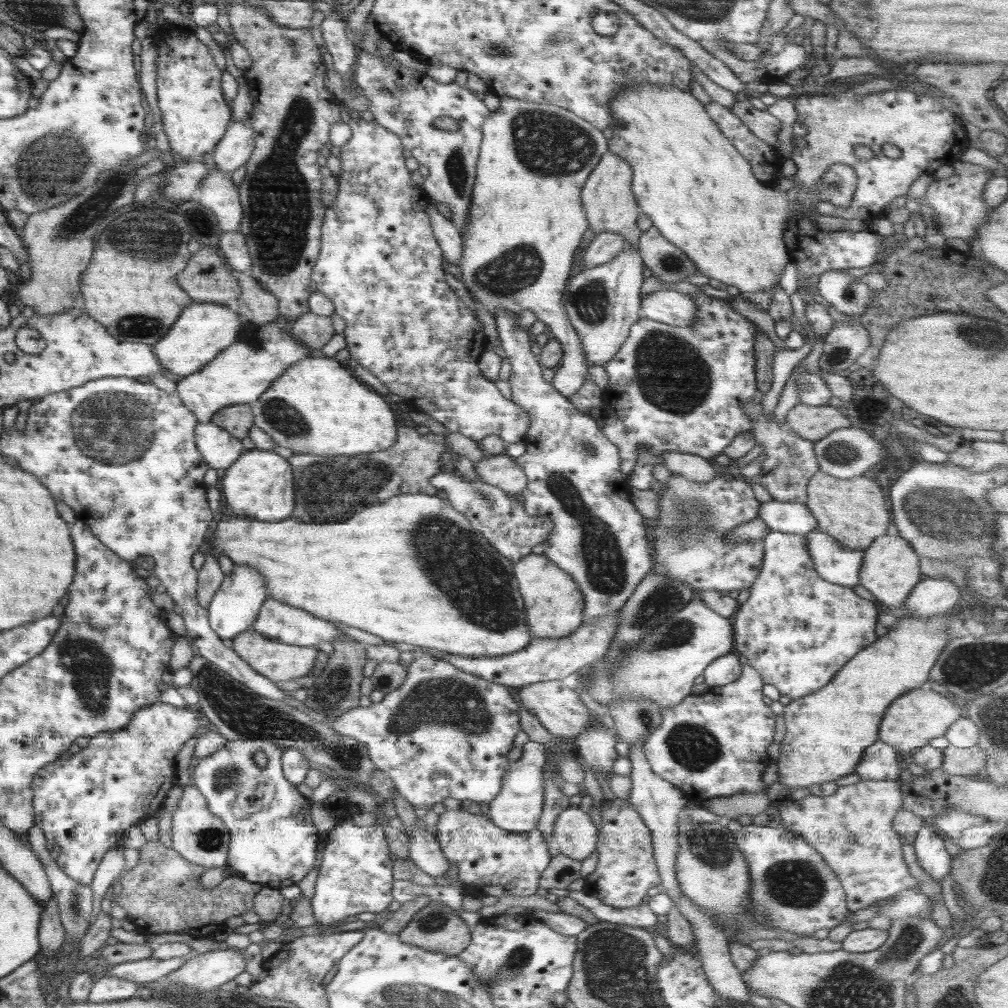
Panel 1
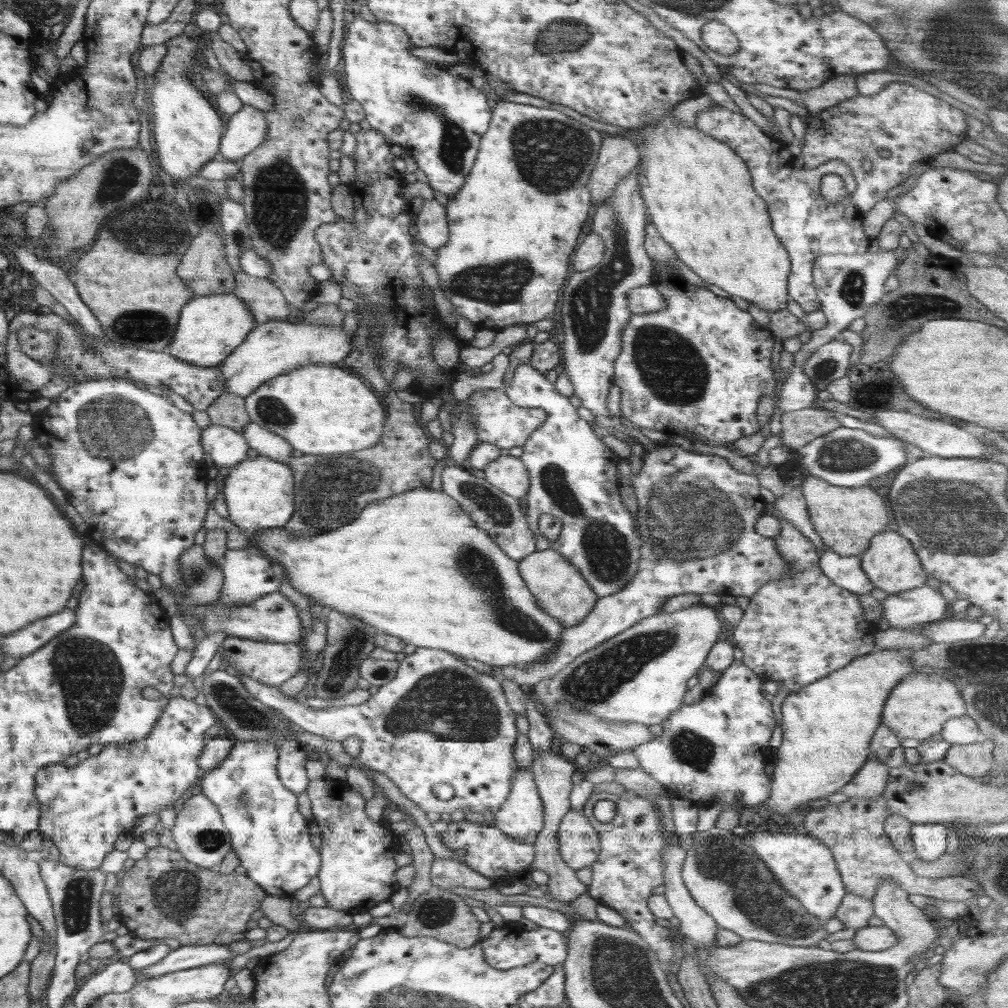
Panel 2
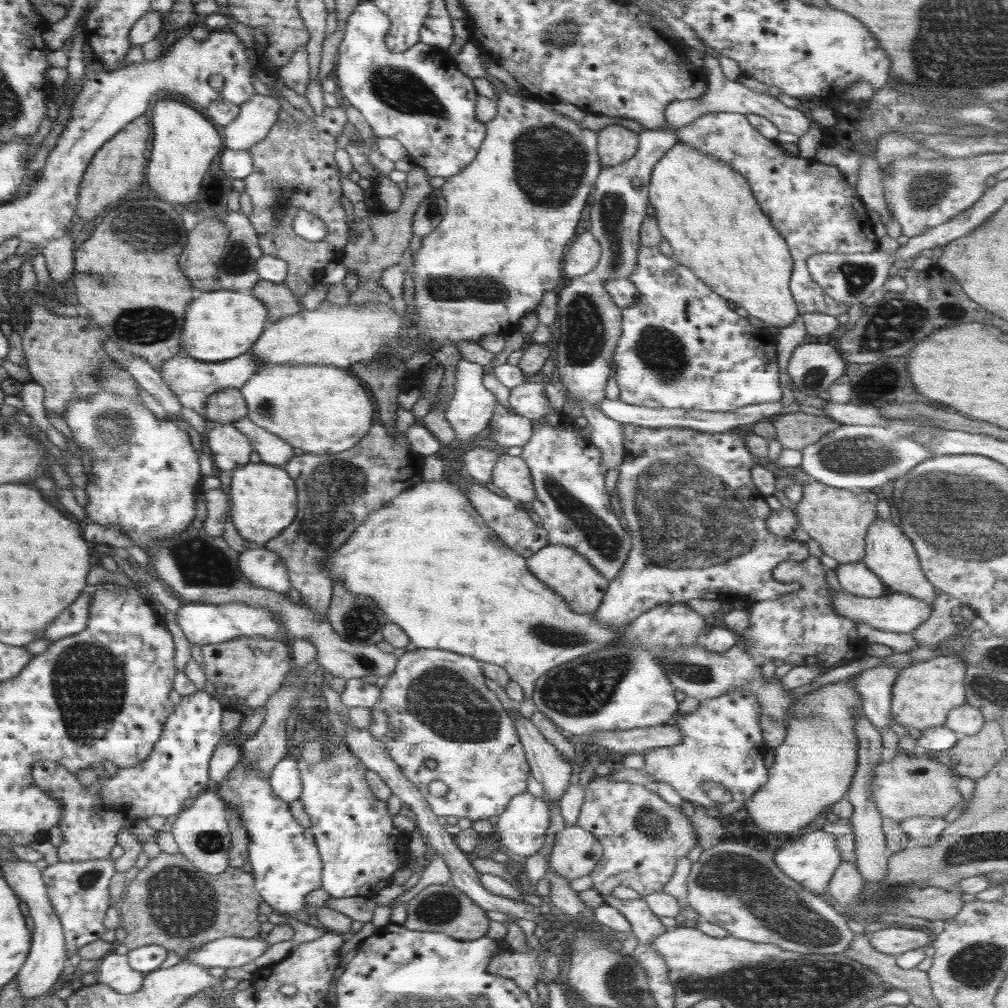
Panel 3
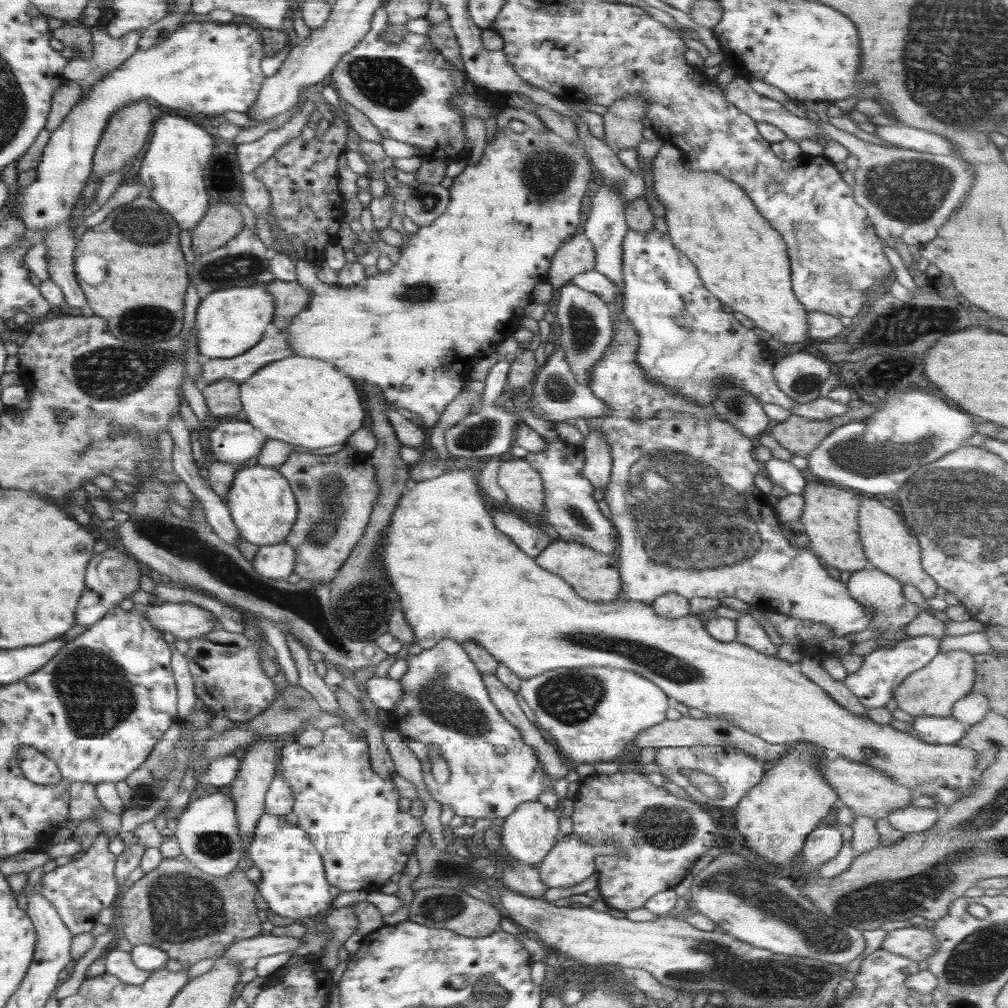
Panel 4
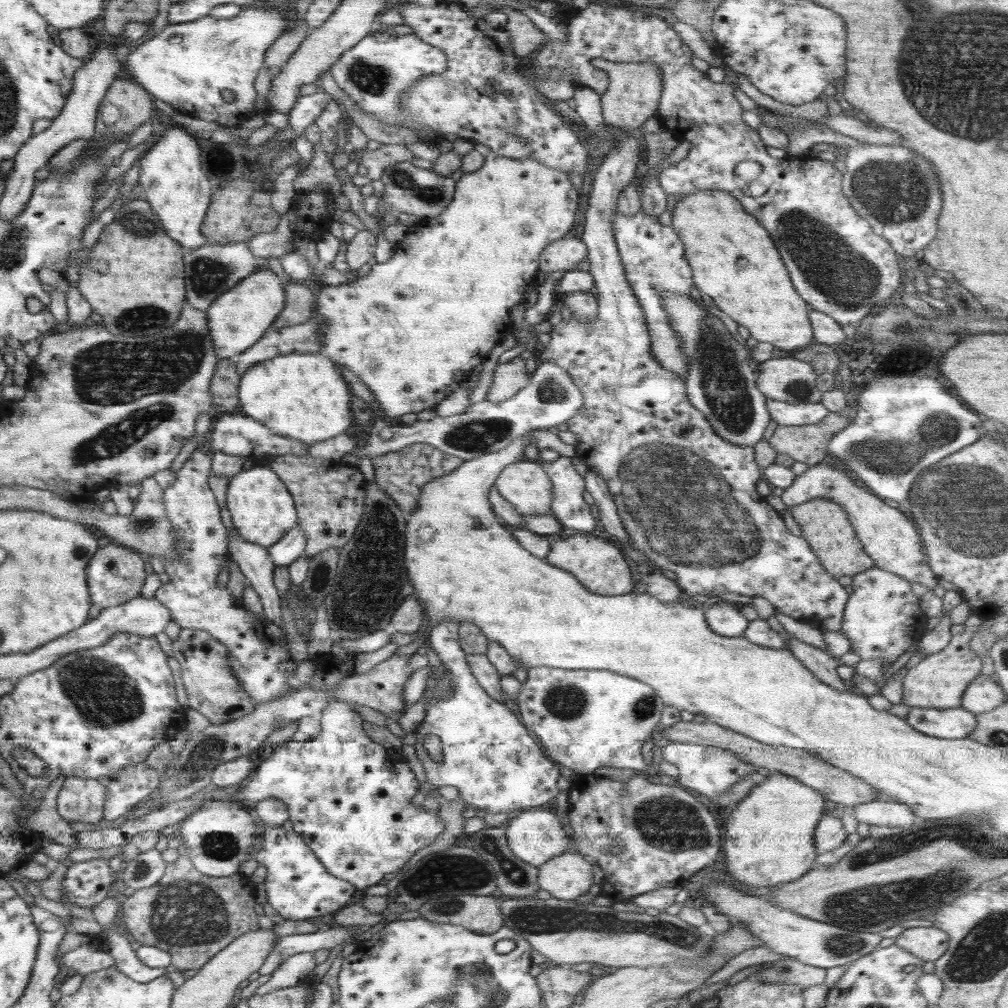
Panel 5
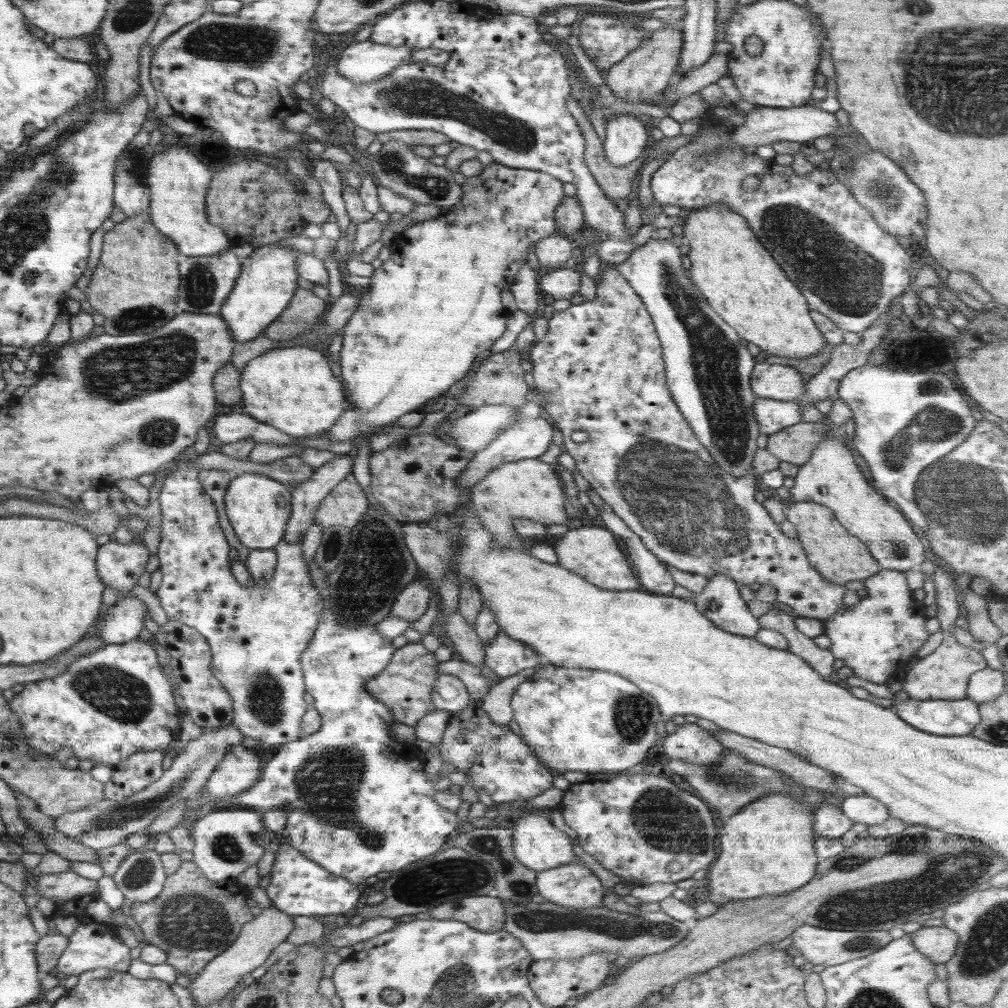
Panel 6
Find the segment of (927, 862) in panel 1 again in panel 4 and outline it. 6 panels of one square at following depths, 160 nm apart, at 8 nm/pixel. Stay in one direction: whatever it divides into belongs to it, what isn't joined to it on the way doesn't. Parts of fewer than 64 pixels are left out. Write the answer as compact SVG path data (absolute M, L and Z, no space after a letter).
M910 804L904 808L892 810L886 820L893 828L905 834L920 833L932 829L938 821L941 811L932 807L915 807Z

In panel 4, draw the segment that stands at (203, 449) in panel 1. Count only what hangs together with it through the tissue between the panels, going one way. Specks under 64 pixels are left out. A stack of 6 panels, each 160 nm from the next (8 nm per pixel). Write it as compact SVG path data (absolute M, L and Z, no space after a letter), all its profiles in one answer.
M242 416L225 418L210 432L210 458L240 468L245 460L260 454L268 439Z

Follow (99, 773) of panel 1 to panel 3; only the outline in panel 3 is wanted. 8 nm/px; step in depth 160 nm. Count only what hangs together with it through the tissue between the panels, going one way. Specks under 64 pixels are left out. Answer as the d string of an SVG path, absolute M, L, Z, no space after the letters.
M197 691L192 696L181 697L176 704L176 712L168 718L164 726L164 732L156 742L155 749L150 757L136 766L120 767L116 774L105 773L93 785L83 787L76 774L66 767L53 761L40 761L33 769L34 781L40 790L47 792L63 806L64 816L59 828L64 840L57 847L57 856L62 862L86 862L94 858L109 858L110 851L118 843L120 830L132 828L137 821L146 820L149 817L161 816L167 818L170 814L178 815L182 812L182 804L188 798L196 798L204 788L208 786L211 778L208 778L208 760L212 752L216 750L222 730L220 730L220 716L222 706L212 696L204 691Z

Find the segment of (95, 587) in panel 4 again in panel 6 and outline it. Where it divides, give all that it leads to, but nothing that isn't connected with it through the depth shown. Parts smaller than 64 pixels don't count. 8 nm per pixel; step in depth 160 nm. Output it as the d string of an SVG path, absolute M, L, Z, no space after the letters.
M110 540L96 557L99 579L104 586L116 590L119 599L125 599L131 595L131 590L145 571L150 557L144 542L133 540L129 544L121 544Z

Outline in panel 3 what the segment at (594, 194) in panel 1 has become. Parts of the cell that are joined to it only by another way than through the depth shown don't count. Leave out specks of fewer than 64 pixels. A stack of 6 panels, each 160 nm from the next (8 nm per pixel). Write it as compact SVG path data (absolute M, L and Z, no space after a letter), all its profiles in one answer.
M608 125L598 132L597 151L601 157L601 169L622 164L636 154L638 134L622 125Z

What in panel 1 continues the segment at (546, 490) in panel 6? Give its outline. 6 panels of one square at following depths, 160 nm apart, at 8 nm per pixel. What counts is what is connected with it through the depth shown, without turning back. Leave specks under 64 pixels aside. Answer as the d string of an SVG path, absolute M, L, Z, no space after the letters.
M506 454L485 455L473 463L479 478L486 484L500 488L502 491L516 495L524 491L527 478L515 459Z

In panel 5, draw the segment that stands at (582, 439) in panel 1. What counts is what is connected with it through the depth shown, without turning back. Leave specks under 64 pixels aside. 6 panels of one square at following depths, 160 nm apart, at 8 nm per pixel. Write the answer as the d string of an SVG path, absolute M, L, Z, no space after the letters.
M560 456L554 462L540 461L544 472L552 481L553 499L550 503L551 513L563 526L565 533L570 530L578 530L580 533L596 533L596 519L590 513L590 505L584 501L585 483L584 479L574 469L573 461L570 457Z

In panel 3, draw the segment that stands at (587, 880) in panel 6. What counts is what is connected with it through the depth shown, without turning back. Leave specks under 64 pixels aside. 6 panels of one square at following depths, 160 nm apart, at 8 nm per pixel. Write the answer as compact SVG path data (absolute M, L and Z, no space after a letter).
M574 824L555 834L549 866L557 875L572 881L590 874L602 855L603 846L598 839Z

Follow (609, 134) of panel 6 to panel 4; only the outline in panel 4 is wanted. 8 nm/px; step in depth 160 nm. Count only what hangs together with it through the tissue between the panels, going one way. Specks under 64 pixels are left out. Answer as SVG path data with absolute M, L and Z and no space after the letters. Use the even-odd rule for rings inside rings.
M602 183L599 191L596 194L593 194L590 198L592 201L592 208L590 216L584 224L584 236L590 240L590 244L594 246L596 253L596 263L594 264L594 269L599 274L606 276L608 280L612 281L617 288L617 299L615 304L620 309L620 319L618 320L618 325L613 324L614 335L612 335L612 341L608 345L608 349L604 351L604 356L595 364L595 367L591 370L589 378L587 378L588 388L594 393L594 396L597 396L600 400L603 400L610 408L609 412L603 414L602 416L596 416L588 419L588 425L590 430L596 429L601 437L604 437L607 440L609 446L609 453L612 455L613 467L611 468L611 477L610 482L606 487L604 500L608 503L608 506L612 513L612 522L615 526L615 530L618 536L618 551L616 557L620 561L620 582L622 582L620 587L620 592L618 593L617 600L626 602L627 600L637 600L638 602L643 602L644 604L652 604L655 598L662 596L663 594L668 594L674 592L679 594L679 596L684 596L687 599L690 598L726 598L726 596L734 596L744 602L749 603L750 605L755 604L761 610L766 611L776 611L777 613L787 614L791 617L798 617L802 620L812 621L817 623L822 623L828 625L835 634L836 637L850 636L852 633L860 632L861 630L866 630L871 622L871 616L869 612L865 609L865 606L862 606L855 598L850 596L847 586L839 581L830 577L826 572L823 565L824 563L818 559L816 555L809 546L807 547L796 547L796 544L793 543L790 539L789 534L784 530L781 522L777 519L776 516L773 516L774 506L765 499L760 490L754 484L754 475L763 472L763 463L754 458L752 454L753 448L756 443L754 439L745 437L733 424L730 424L726 421L720 420L711 420L709 416L708 408L698 405L694 400L688 398L687 396L682 396L679 392L674 392L671 390L672 386L658 386L651 378L647 370L640 368L635 363L635 358L638 352L638 346L640 346L640 339L638 339L638 333L636 329L633 328L623 313L623 290L624 280L623 280L623 246L622 242L626 233L628 233L628 226L625 221L625 206L624 197L622 197L619 188L615 186L607 186L607 184ZM670 409L678 410L678 413L682 413L683 416L686 416L686 422L682 420L668 420L664 422L661 418L657 418L655 414L659 410Z

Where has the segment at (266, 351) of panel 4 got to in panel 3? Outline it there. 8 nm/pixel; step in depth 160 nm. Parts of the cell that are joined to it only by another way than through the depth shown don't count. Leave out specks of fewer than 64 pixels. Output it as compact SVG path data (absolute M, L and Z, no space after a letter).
M248 350L246 354L218 362L206 362L180 354L164 361L158 373L184 407L192 408L192 410L204 416L206 403L211 394L225 388L239 389L245 382L248 382L248 379L254 373L264 366L261 362L257 362L255 360L257 356L253 356L251 353L252 351Z

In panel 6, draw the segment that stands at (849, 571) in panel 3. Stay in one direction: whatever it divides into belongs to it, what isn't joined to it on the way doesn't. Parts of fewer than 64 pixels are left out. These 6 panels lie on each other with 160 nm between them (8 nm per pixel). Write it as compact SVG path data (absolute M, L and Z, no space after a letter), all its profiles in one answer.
M881 569L873 577L863 580L867 596L854 606L842 606L829 619L826 619L825 632L832 645L828 650L834 658L841 658L845 666L852 668L854 674L868 682L887 684L894 674L901 674L910 661L916 657L918 649L926 642L930 634L922 622L923 601L914 599L903 572Z

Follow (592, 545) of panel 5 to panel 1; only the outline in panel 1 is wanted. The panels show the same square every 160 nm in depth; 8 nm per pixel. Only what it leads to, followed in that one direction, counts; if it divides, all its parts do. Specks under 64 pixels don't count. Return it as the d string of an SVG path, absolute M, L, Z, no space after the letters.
M531 552L513 563L513 571L523 598L527 627L534 639L564 638L583 624L583 594L576 581L548 557Z

